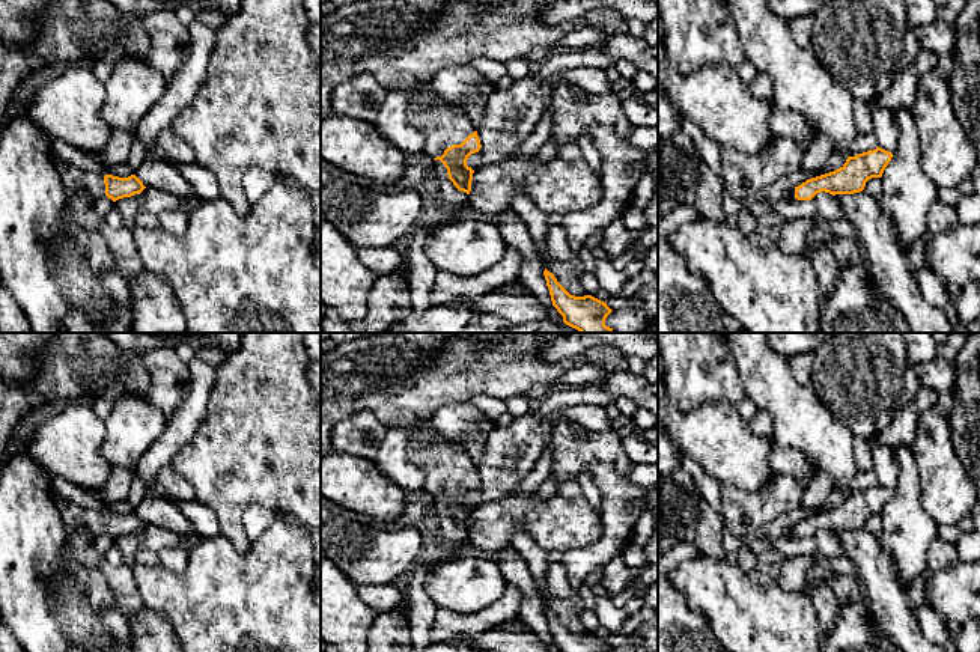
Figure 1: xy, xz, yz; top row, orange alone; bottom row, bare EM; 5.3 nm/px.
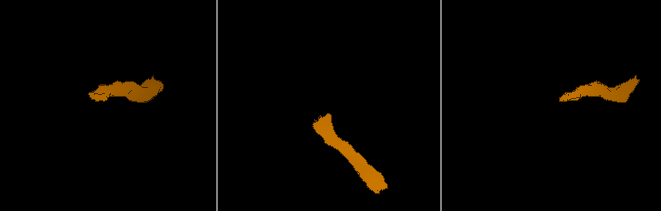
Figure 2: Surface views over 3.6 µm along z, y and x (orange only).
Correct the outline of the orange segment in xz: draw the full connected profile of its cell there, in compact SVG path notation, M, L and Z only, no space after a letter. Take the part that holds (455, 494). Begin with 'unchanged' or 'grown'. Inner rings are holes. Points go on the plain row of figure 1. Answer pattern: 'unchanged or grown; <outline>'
grown; M431 423L400 429L408 438L412 462L426 473L425 489L444 501L449 516L459 529L470 532L474 507L467 503L467 497L479 489L482 482L467 452L458 449L449 438L423 441L423 435L434 434Z

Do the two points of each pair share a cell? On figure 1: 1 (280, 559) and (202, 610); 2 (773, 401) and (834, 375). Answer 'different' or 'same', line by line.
1: same
2: different

